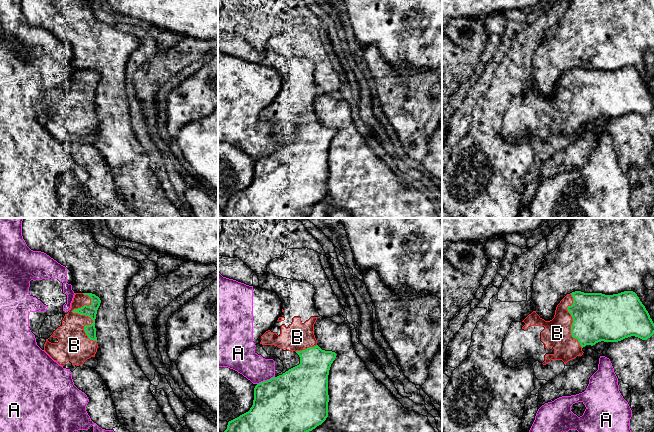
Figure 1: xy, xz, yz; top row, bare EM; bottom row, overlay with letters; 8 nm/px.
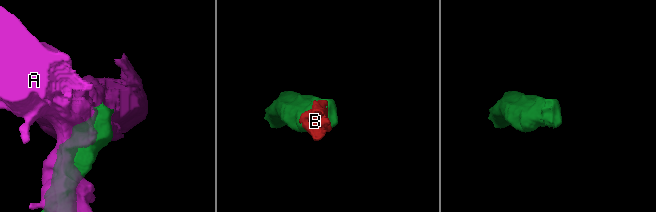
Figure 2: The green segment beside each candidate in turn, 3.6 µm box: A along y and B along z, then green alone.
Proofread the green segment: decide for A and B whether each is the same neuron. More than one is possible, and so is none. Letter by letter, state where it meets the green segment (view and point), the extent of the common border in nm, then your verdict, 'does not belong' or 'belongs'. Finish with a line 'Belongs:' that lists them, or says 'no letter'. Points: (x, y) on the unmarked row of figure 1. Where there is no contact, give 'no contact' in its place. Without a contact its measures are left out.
A: xz (265, 157) | 160 nm | does not belong
B: xy (81, 90) | 420 nm | belongs
Belongs: B

